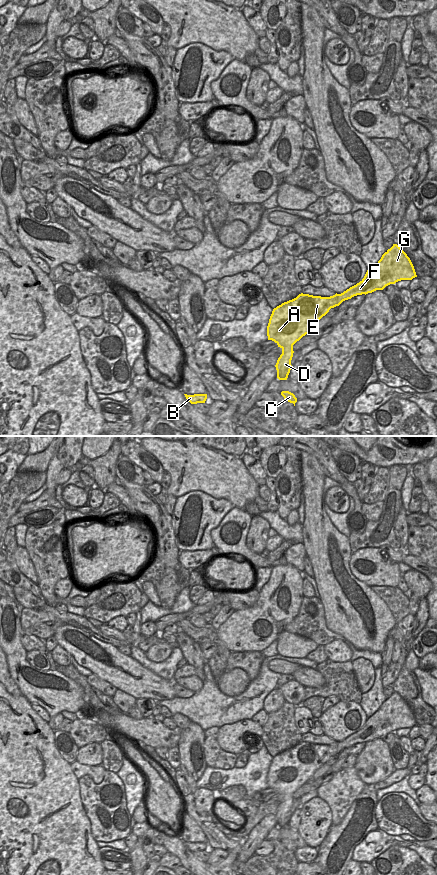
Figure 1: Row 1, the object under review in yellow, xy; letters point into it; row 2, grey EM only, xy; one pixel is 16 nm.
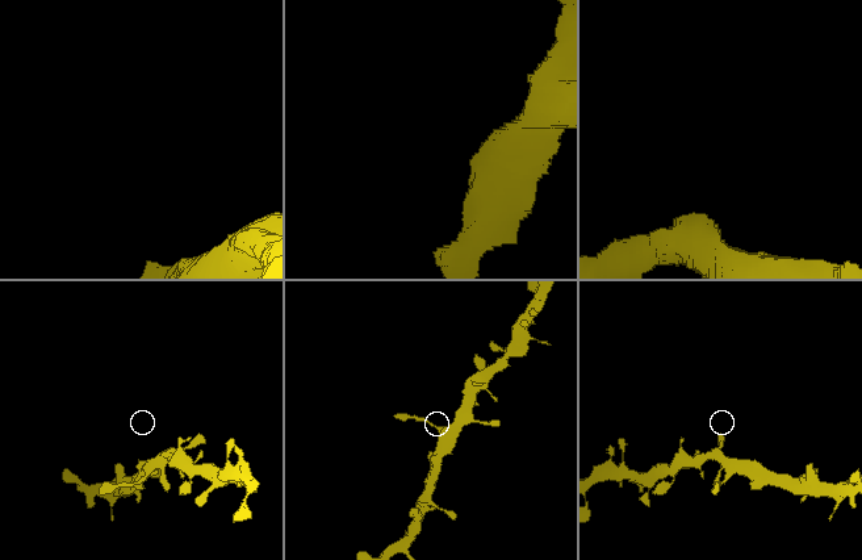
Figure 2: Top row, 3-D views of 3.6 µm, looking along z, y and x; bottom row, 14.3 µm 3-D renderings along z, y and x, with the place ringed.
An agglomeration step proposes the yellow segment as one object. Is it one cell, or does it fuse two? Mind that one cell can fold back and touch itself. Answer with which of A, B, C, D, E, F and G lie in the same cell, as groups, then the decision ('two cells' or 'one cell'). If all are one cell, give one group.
A B C D E F G | one cell

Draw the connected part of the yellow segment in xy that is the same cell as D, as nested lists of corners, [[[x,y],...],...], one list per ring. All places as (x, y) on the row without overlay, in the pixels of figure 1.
[[[397,693],[388,697],[381,707],[356,733],[341,742],[330,745],[299,742],[296,746],[273,757],[267,774],[268,788],[274,789],[282,797],[275,813],[277,826],[287,828],[292,816],[293,793],[308,782],[315,771],[331,756],[354,744],[383,738],[390,732],[417,725],[414,714],[407,702]]]

